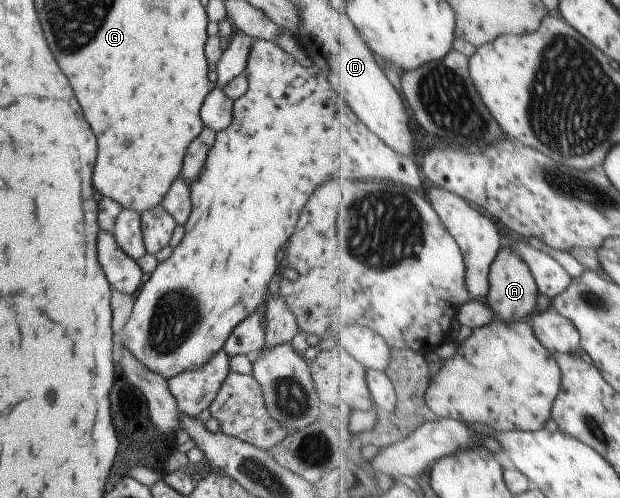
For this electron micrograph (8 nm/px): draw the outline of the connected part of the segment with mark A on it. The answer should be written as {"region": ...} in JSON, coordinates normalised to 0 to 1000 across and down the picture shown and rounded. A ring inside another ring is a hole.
{"region":[[[816,490],[803,508],[802,520],[794,528],[790,544],[790,574],[787,604],[794,622],[805,633],[803,641],[815,645],[850,643],[866,620],[869,574],[856,536],[848,530],[842,510],[823,506],[826,498]]]}

